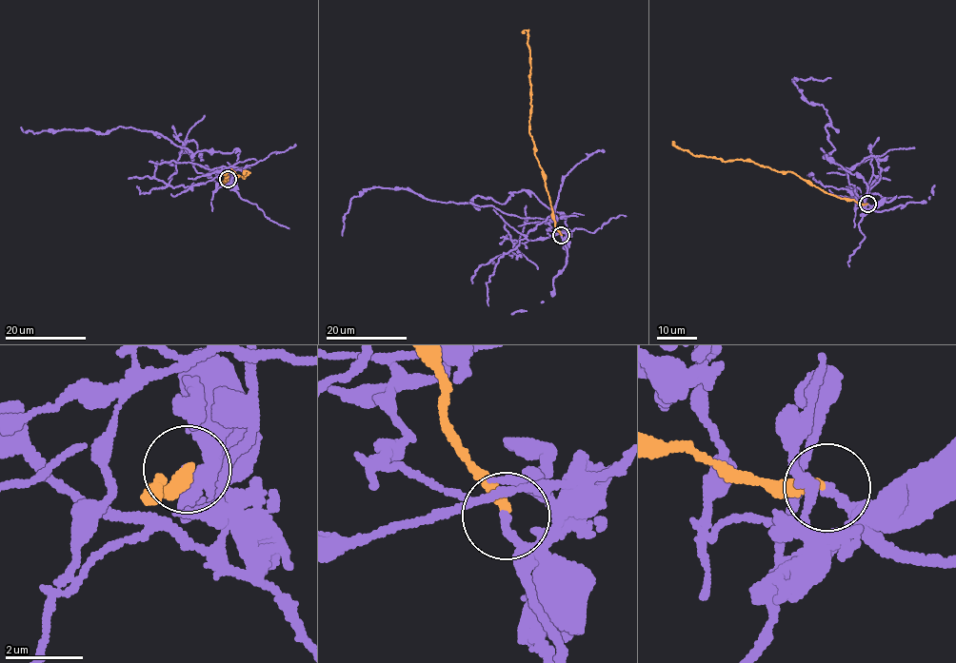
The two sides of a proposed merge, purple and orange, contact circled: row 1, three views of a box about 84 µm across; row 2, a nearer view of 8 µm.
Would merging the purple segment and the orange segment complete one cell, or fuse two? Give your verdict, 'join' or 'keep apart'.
keep apart

